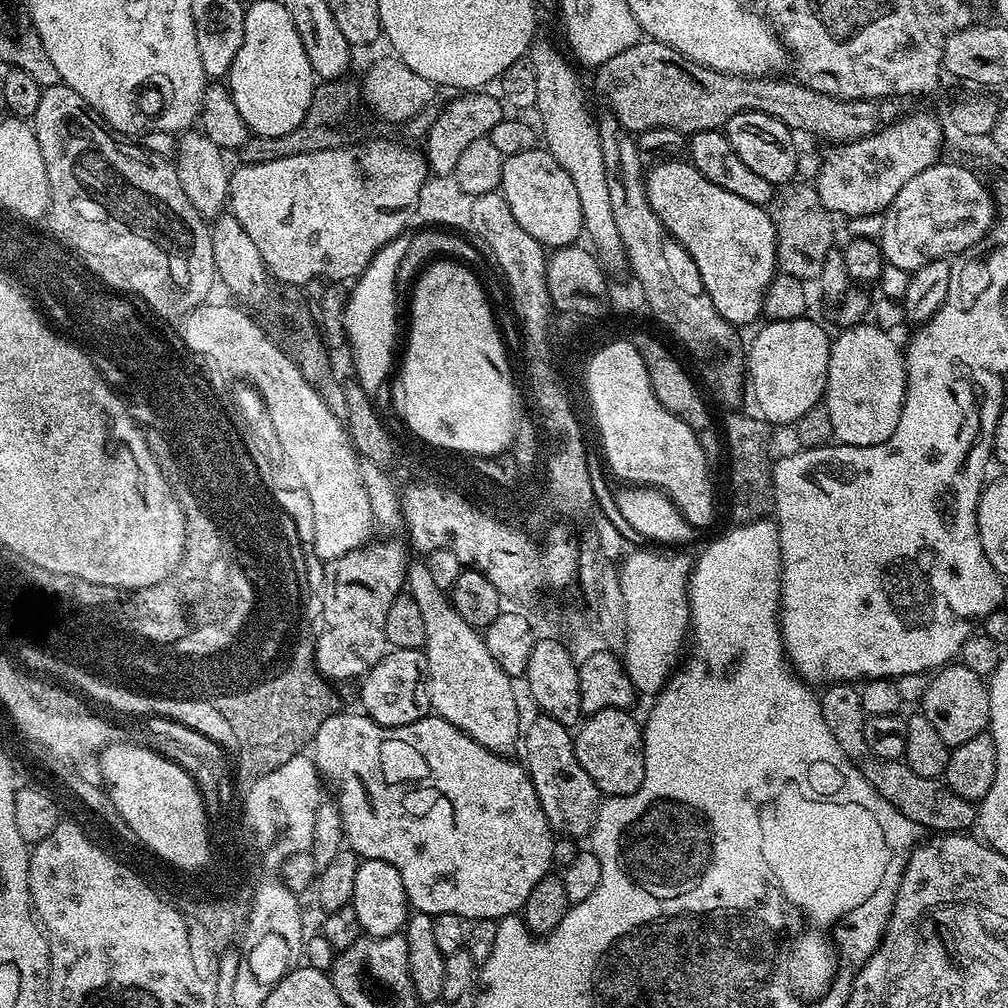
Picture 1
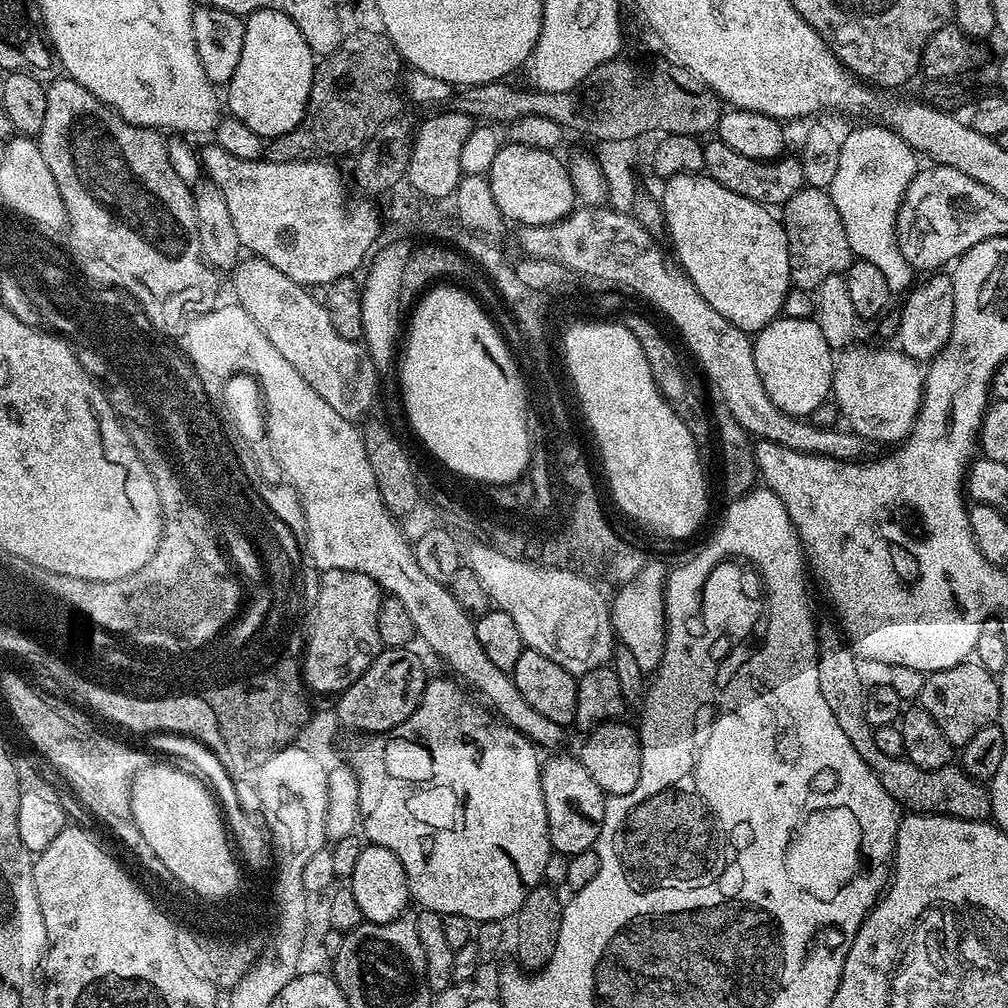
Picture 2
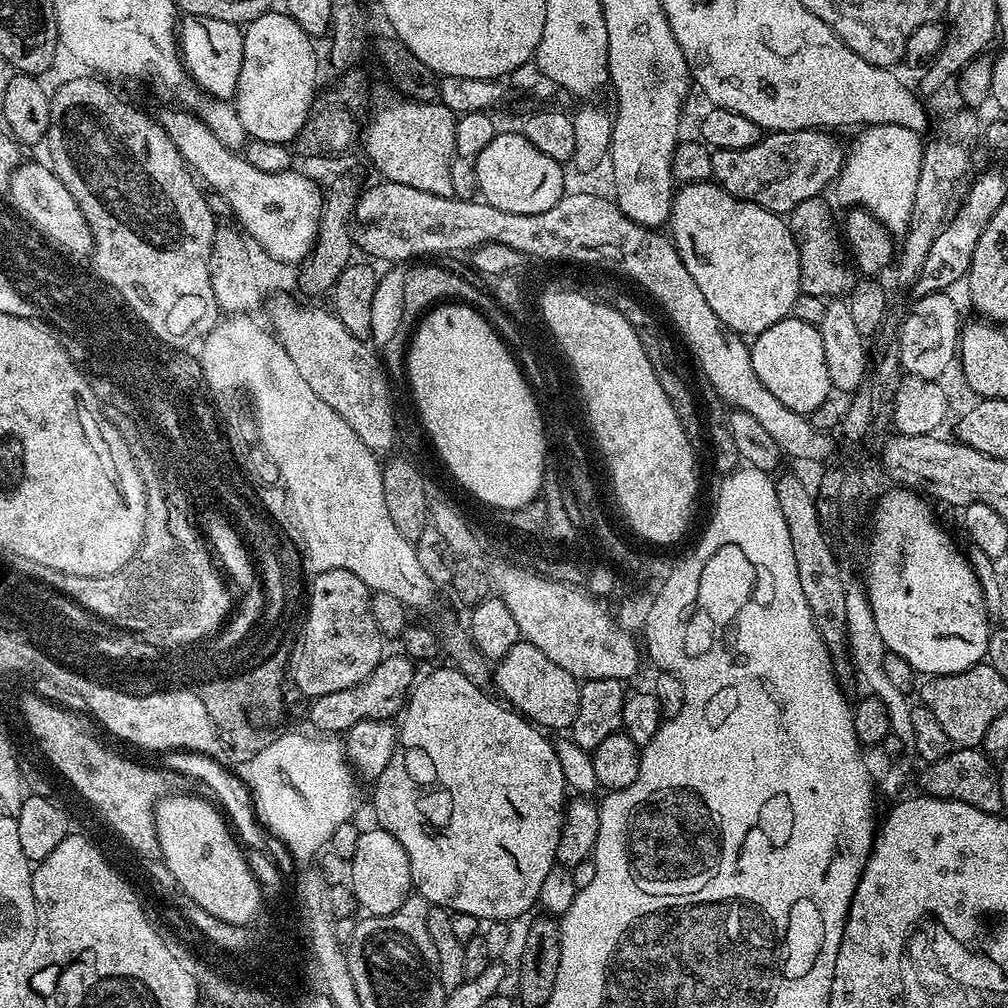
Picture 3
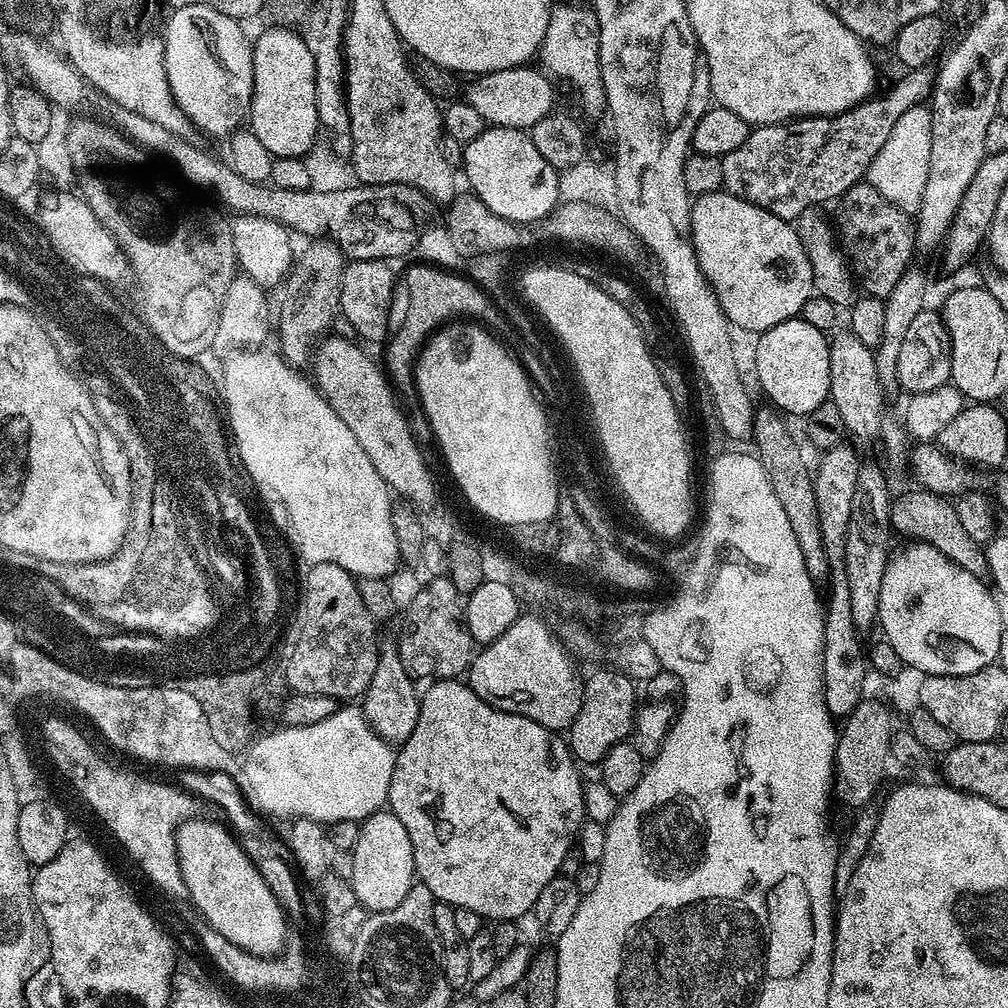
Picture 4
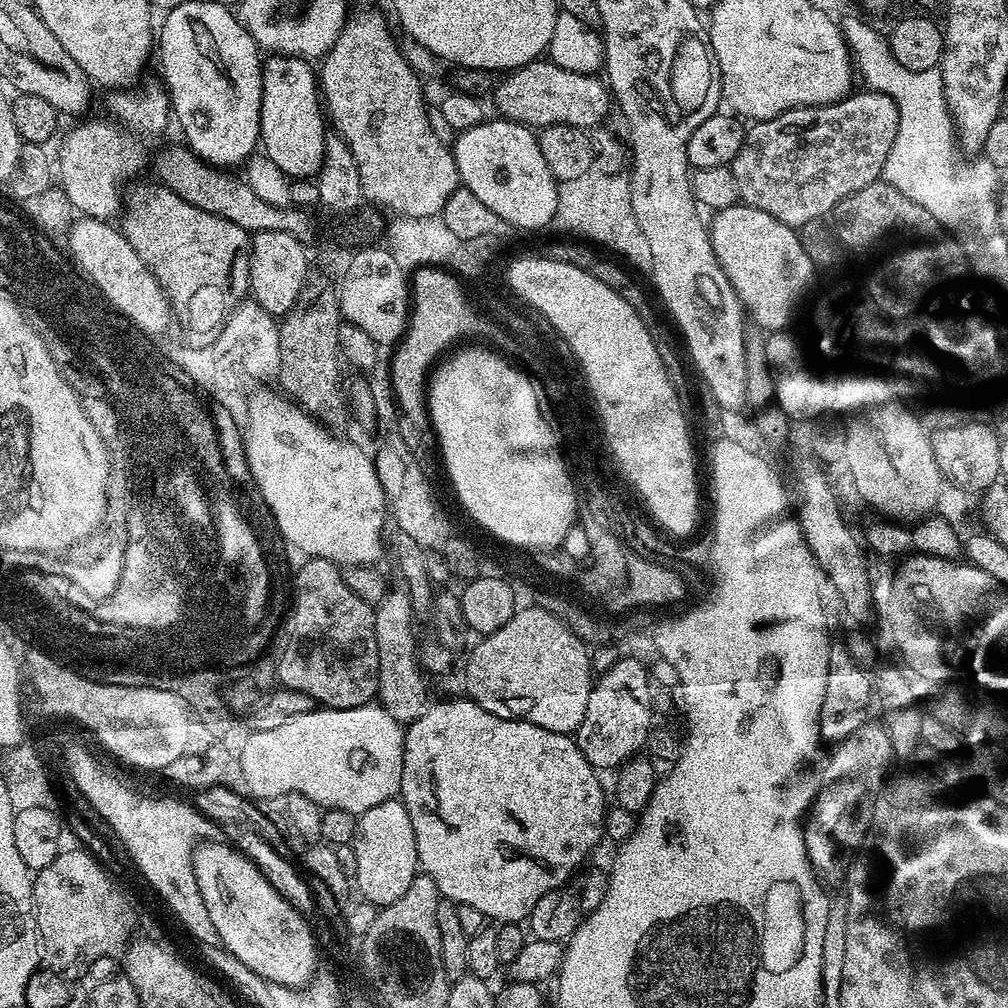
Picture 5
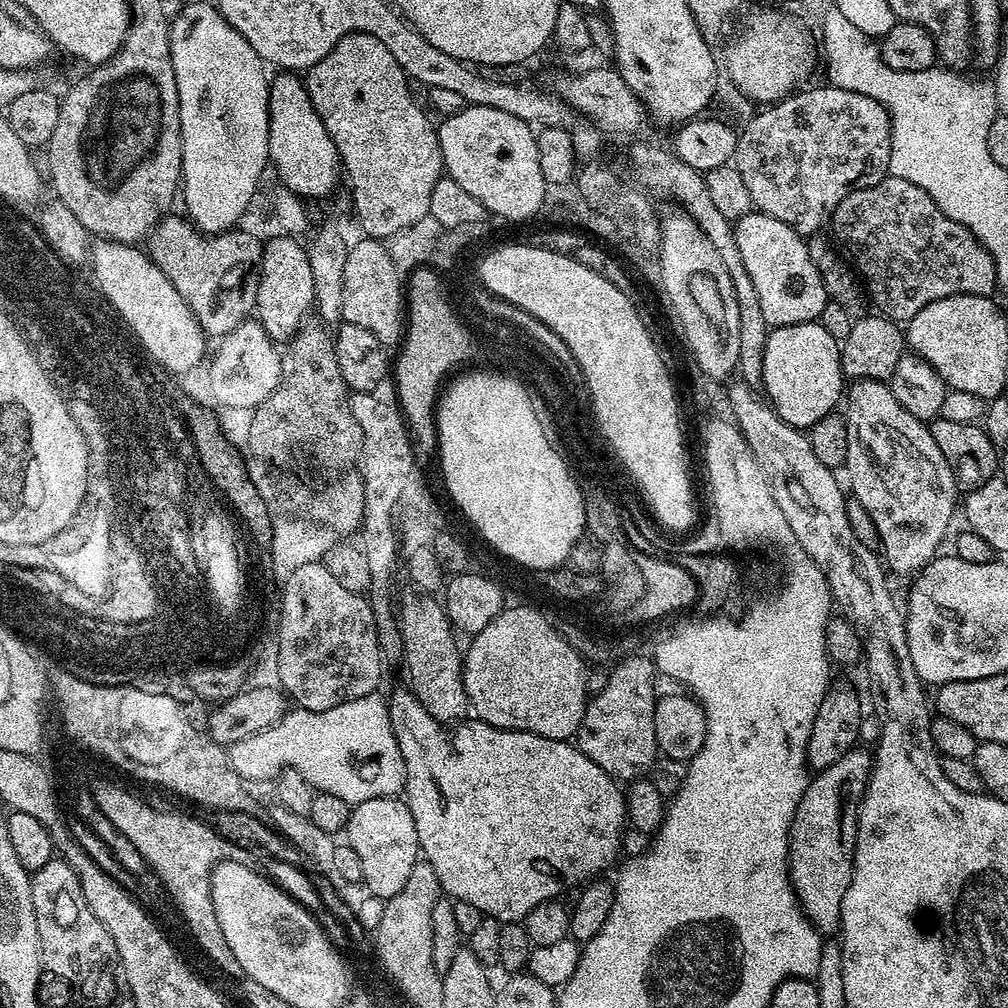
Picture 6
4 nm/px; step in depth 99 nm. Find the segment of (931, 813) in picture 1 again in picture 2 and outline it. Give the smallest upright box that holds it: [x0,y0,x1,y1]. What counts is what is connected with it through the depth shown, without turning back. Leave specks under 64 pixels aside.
[818,623,992,820]

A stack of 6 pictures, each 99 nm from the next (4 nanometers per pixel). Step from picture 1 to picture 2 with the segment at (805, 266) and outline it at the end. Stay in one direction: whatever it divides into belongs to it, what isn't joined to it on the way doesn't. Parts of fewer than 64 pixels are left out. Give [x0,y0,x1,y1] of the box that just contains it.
[782,186,854,292]

